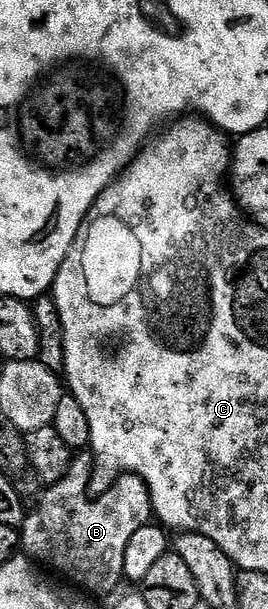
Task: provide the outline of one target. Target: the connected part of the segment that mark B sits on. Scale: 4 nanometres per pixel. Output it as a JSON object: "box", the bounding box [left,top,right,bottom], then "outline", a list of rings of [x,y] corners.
{"box":[19,460,154,593],"outline":[[[74,460],[69,473],[52,486],[45,502],[26,516],[19,532],[24,552],[53,573],[89,593],[113,593],[125,576],[125,556],[137,533],[154,516],[148,487],[140,478],[124,476],[106,501],[89,501],[88,460]]]}

